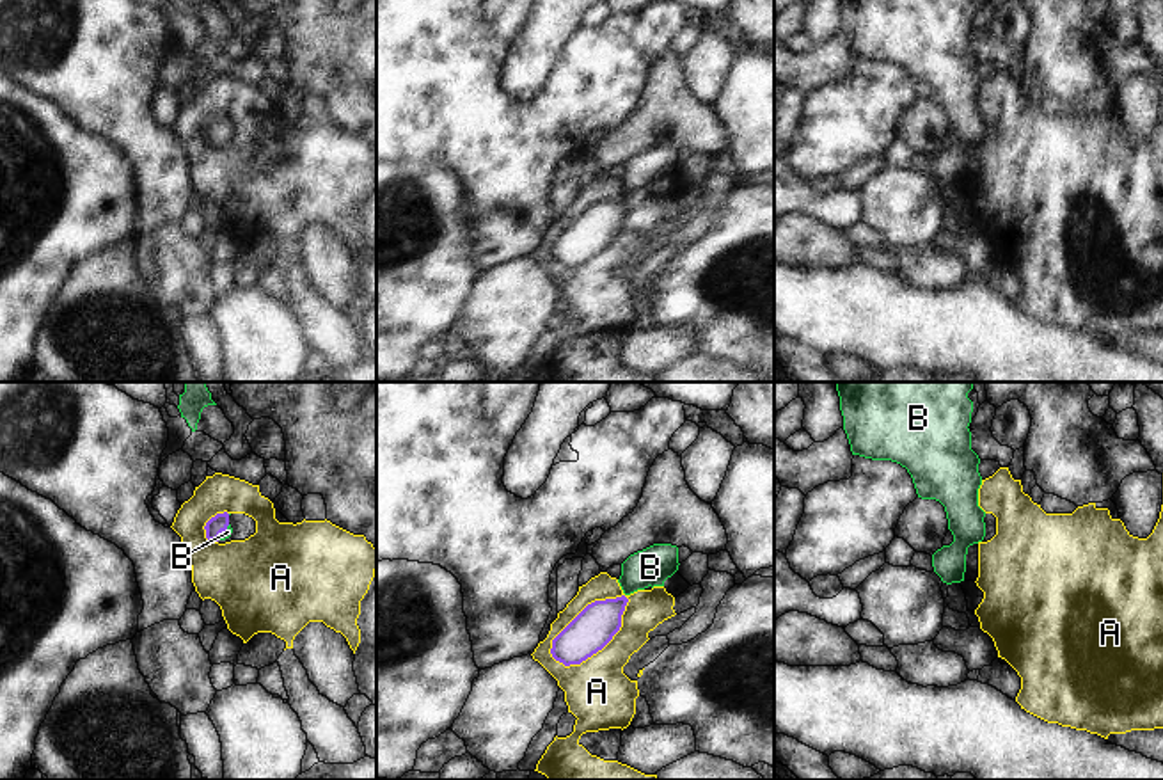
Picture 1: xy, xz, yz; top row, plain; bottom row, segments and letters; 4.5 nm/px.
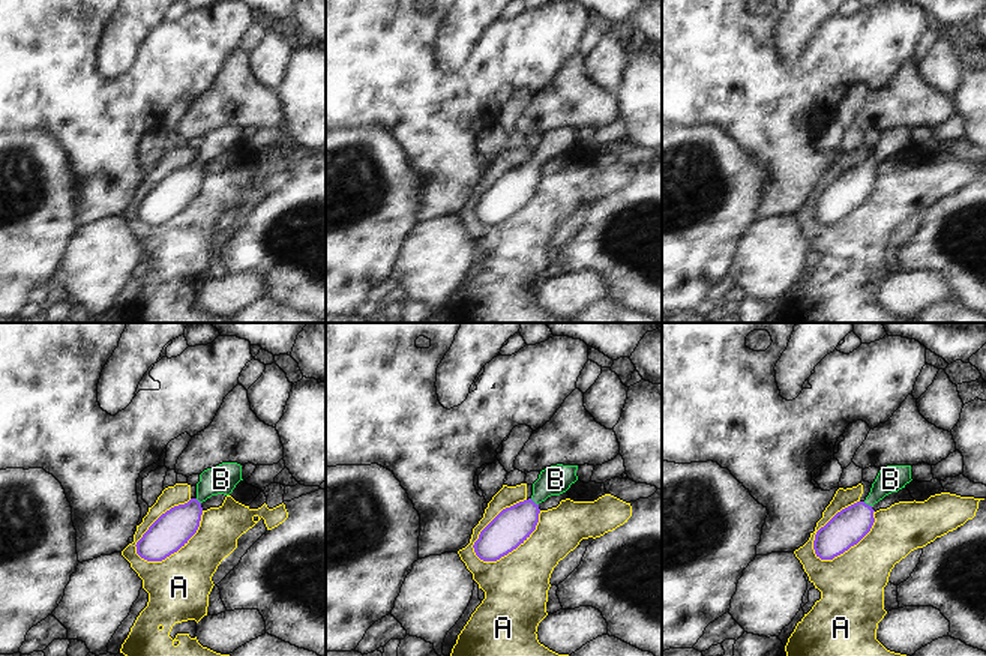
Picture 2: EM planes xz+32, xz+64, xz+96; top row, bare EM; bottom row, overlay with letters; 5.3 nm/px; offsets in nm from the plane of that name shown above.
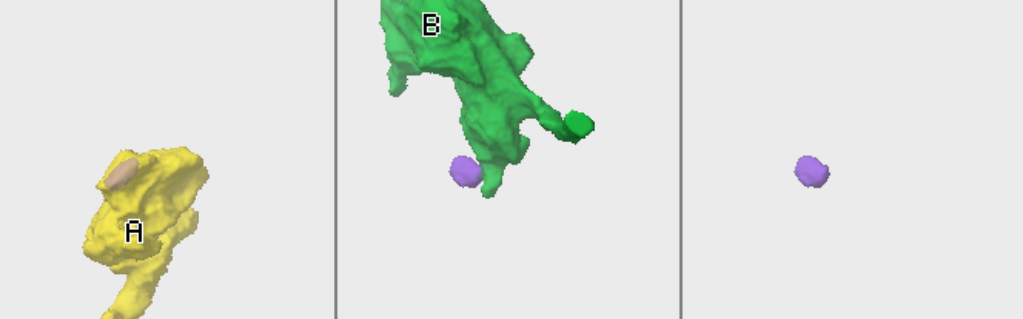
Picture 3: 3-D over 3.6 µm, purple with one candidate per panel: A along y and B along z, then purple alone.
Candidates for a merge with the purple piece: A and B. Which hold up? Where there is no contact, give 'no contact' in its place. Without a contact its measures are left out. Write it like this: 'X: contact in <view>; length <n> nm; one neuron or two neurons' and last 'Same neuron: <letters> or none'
A: contact in xz; length 440 nm; two neurons
B: contact in xy; length 90 nm; one neuron
Same neuron: B

